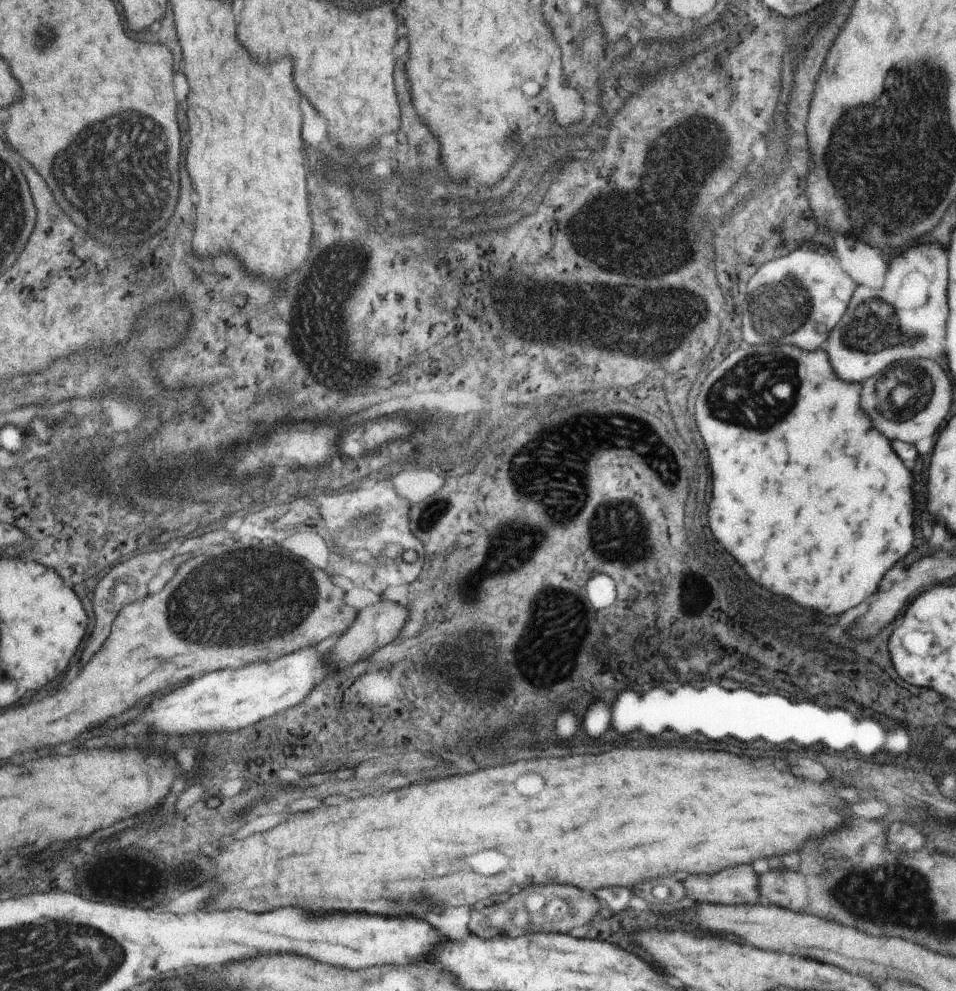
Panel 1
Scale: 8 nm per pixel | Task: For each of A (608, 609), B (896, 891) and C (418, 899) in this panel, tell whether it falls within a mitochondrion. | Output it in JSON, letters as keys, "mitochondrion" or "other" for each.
{"A":"other","B":"mitochondrion","C":"mitochondrion"}

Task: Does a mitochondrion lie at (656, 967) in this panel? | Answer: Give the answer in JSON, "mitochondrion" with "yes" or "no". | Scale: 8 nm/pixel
{"mitochondrion":"no"}

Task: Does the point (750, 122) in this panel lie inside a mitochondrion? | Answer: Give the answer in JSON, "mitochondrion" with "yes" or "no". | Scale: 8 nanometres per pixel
{"mitochondrion":"no"}

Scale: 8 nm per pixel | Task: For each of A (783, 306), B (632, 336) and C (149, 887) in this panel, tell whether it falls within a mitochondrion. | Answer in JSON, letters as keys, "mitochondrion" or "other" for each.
{"A":"mitochondrion","B":"mitochondrion","C":"other"}

